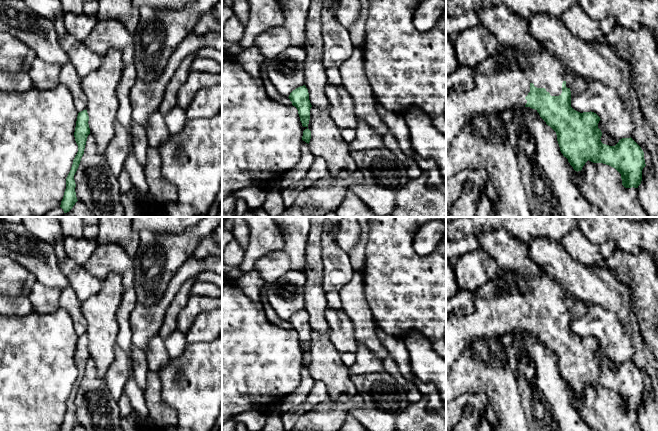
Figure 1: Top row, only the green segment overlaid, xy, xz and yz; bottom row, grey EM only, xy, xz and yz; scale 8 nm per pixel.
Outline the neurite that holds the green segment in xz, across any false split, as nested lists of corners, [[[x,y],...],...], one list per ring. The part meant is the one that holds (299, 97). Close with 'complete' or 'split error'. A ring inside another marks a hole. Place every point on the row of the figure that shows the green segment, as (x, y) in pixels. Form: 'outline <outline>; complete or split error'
outline [[[305,85],[300,86],[293,90],[288,98],[292,102],[292,105],[297,108],[302,126],[306,128],[303,131],[302,140],[309,144],[311,139],[311,131],[308,129],[308,124],[312,105],[309,100],[308,89]]]; complete

